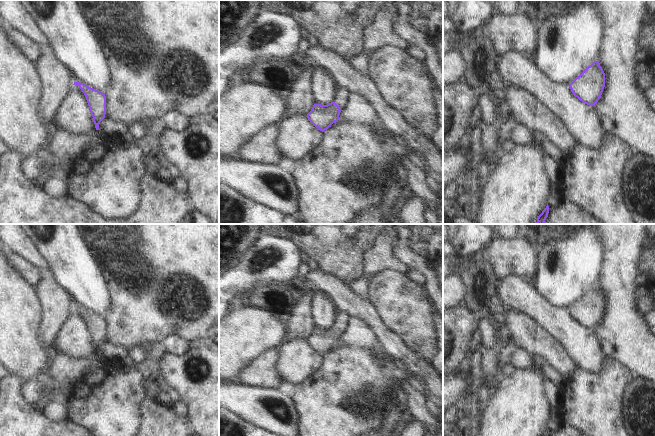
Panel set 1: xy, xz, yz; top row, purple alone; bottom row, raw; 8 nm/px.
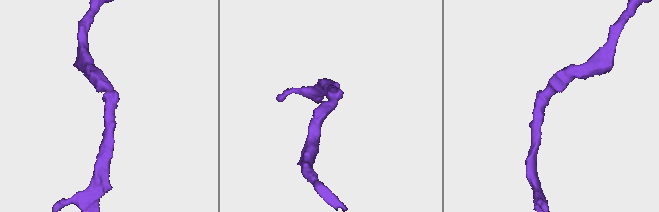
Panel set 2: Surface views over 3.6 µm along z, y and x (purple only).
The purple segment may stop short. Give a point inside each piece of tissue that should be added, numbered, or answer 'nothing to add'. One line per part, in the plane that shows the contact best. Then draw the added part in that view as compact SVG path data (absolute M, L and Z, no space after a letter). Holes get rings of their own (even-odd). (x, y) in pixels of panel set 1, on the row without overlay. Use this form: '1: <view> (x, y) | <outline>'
1: xz (341, 318) | M336 312L334 326L339 330L342 335L346 329L349 316L345 312Z

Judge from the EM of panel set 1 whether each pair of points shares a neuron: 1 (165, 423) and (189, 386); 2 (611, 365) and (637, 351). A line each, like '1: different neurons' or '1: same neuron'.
1: different neurons
2: different neurons

